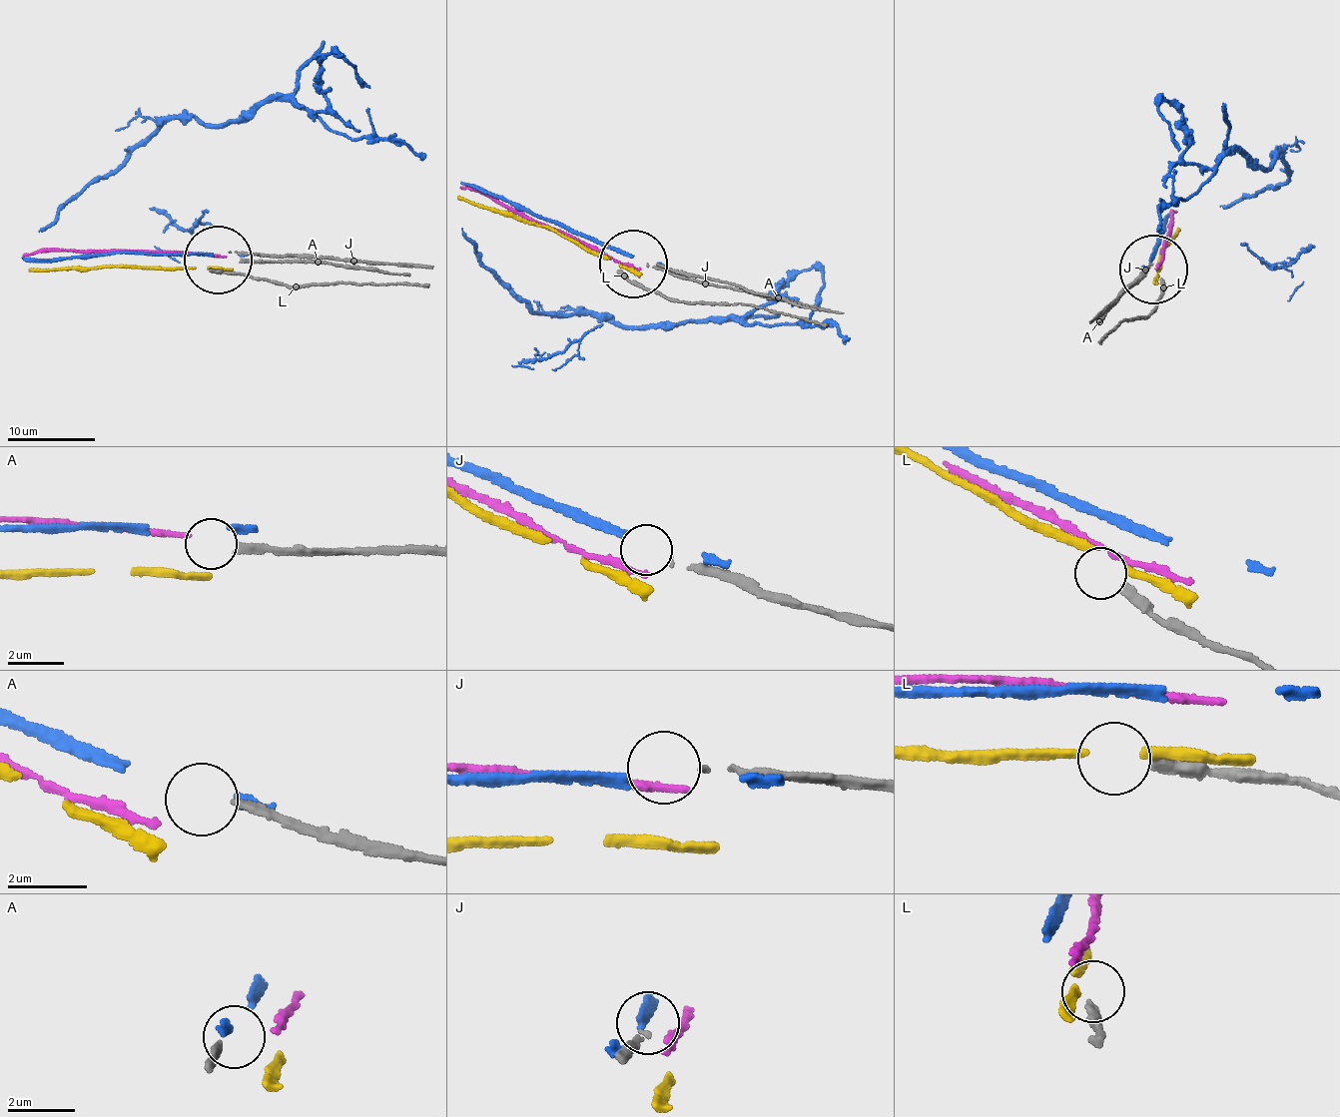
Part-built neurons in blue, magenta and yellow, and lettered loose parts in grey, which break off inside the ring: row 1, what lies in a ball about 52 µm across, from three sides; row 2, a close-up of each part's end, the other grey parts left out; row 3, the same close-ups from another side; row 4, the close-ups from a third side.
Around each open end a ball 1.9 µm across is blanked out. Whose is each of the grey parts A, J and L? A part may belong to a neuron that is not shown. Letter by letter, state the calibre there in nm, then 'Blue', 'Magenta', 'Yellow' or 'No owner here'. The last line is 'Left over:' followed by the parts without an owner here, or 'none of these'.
A: Thickness 200 nm. No owner here
J: Thickness 80 nm. No owner here
L: Thickness 320 nm. No owner here
Left over: A, J, L

